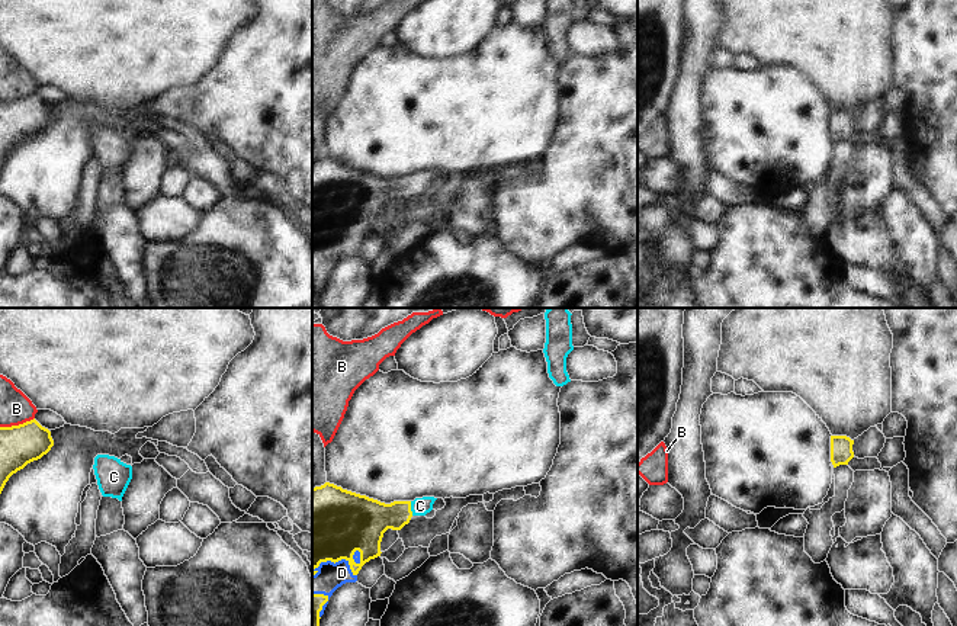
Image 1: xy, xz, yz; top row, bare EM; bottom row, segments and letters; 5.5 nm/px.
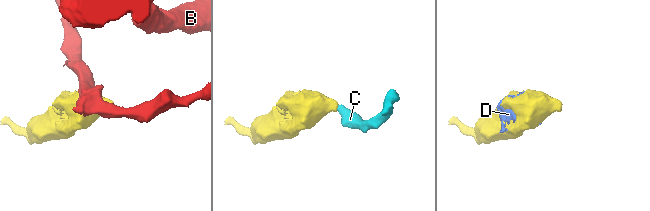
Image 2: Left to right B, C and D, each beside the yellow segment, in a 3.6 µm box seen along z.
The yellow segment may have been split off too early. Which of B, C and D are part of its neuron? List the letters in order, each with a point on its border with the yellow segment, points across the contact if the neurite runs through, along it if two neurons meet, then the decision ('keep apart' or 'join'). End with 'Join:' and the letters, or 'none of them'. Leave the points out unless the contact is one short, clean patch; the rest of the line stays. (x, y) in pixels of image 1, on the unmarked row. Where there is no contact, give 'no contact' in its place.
B: meets yellow in xy at (16, 100); keep apart
C: meets yellow in xz at (410, 183); runs through xz (366, 195), (395, 190), (410, 183), (420, 180); join
D: meets yellow in xz at (337, 236); join
Join: C, D

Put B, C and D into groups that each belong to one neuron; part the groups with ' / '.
B / C D

